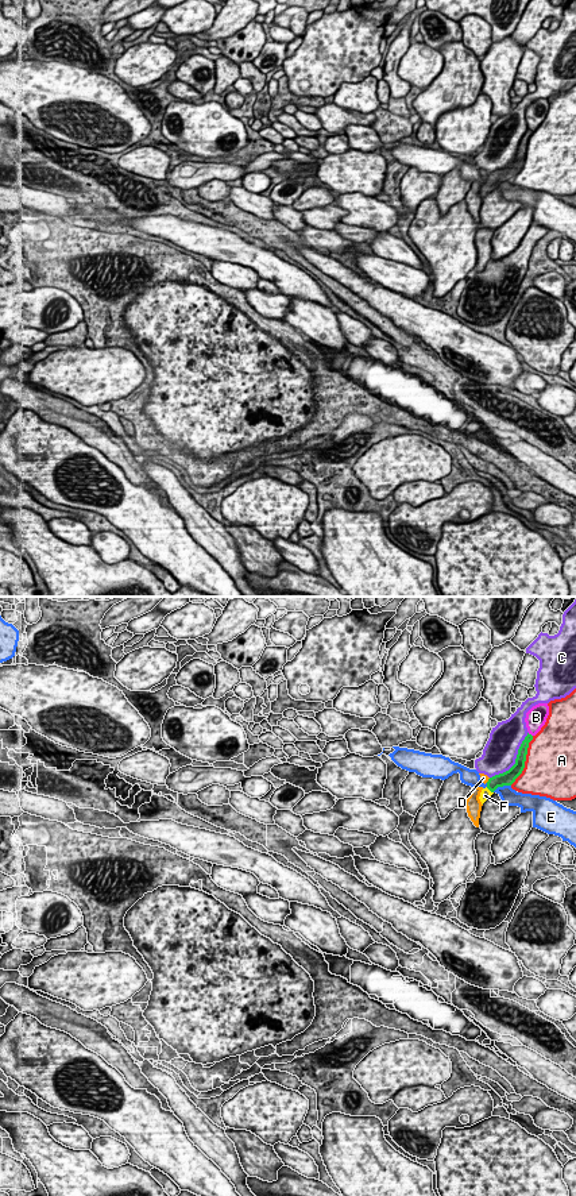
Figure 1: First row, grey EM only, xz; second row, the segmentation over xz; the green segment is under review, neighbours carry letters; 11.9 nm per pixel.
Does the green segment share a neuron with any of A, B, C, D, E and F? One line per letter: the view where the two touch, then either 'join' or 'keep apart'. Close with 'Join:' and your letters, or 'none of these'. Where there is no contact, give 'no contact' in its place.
A: xz | keep apart
B: xz | keep apart
C: xz | keep apart
D: xz | keep apart
E: xz | keep apart
F: xz | join
Join: F

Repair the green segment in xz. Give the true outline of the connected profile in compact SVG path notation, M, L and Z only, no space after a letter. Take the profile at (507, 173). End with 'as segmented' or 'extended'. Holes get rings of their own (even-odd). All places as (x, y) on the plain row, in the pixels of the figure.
M527 128L527 131L525 132L525 135L522 136L518 144L515 159L509 166L488 174L487 182L482 185L479 192L482 200L494 189L494 186L498 182L511 181L515 177L515 174L522 169L525 163L529 138L531 135L533 135L533 131Z; extended

